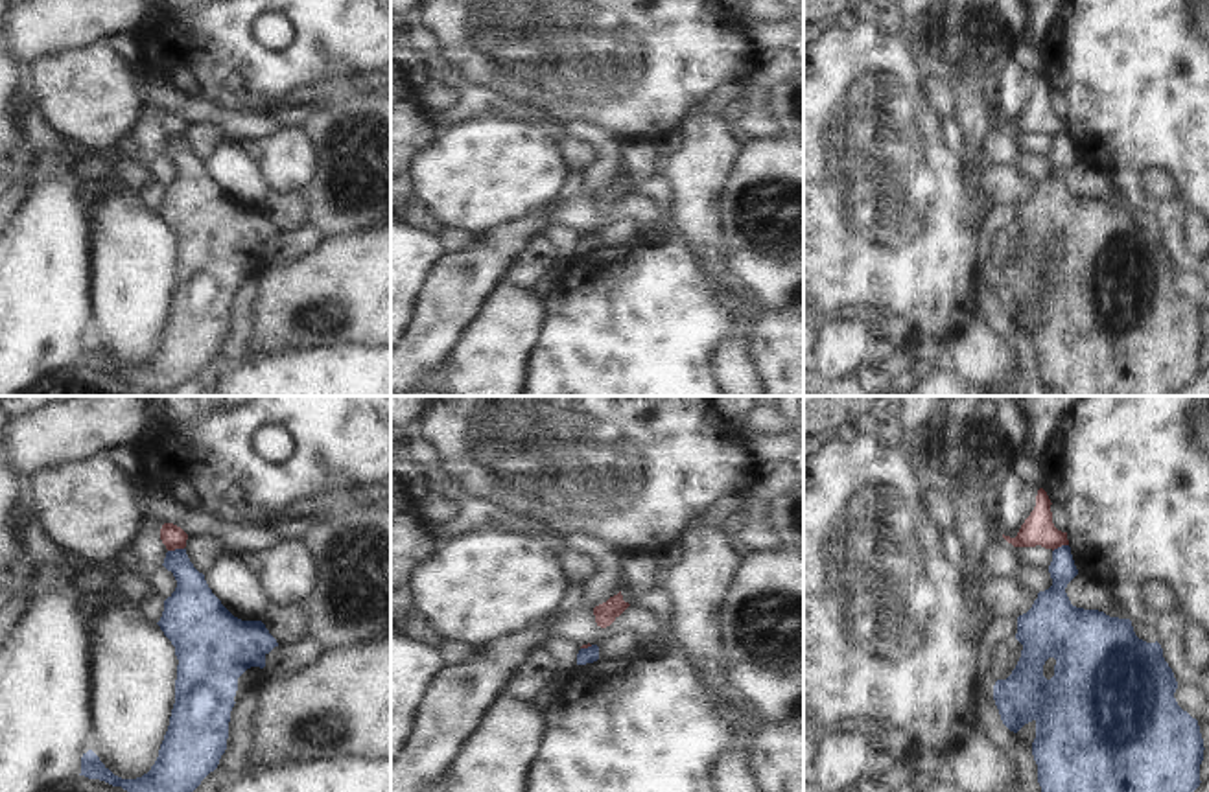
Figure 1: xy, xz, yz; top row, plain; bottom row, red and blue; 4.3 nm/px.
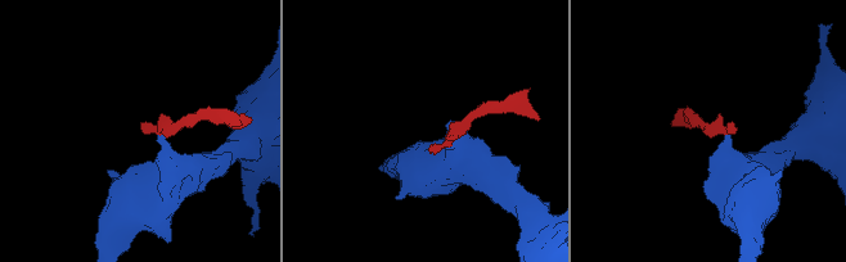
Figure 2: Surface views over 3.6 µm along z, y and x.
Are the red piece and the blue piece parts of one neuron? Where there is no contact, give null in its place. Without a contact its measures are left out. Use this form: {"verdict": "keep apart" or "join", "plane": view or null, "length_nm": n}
{"verdict": "keep apart", "plane": "xy", "length_nm": 70}

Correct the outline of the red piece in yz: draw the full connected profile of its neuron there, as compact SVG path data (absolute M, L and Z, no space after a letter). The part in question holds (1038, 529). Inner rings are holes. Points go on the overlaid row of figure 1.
M1043 488L1038 490L1036 507L1021 525L1015 538L1003 538L1014 547L1036 547L1058 549L1069 545L1067 532L1062 532L1052 523L1051 499Z

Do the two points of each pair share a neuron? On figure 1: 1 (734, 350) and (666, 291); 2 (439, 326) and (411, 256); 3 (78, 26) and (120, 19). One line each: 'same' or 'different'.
1: different
2: different
3: same

